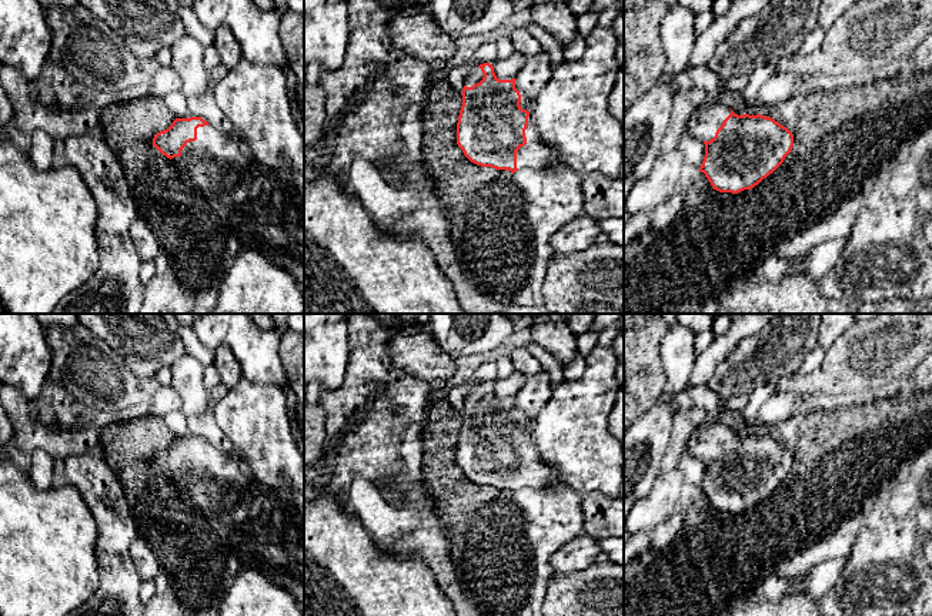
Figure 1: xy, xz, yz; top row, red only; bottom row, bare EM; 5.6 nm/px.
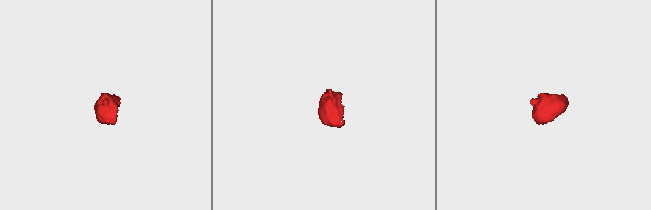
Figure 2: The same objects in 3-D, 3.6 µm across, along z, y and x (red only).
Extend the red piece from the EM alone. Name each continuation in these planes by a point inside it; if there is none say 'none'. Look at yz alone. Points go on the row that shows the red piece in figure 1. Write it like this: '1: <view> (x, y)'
1: yz (704, 121)

